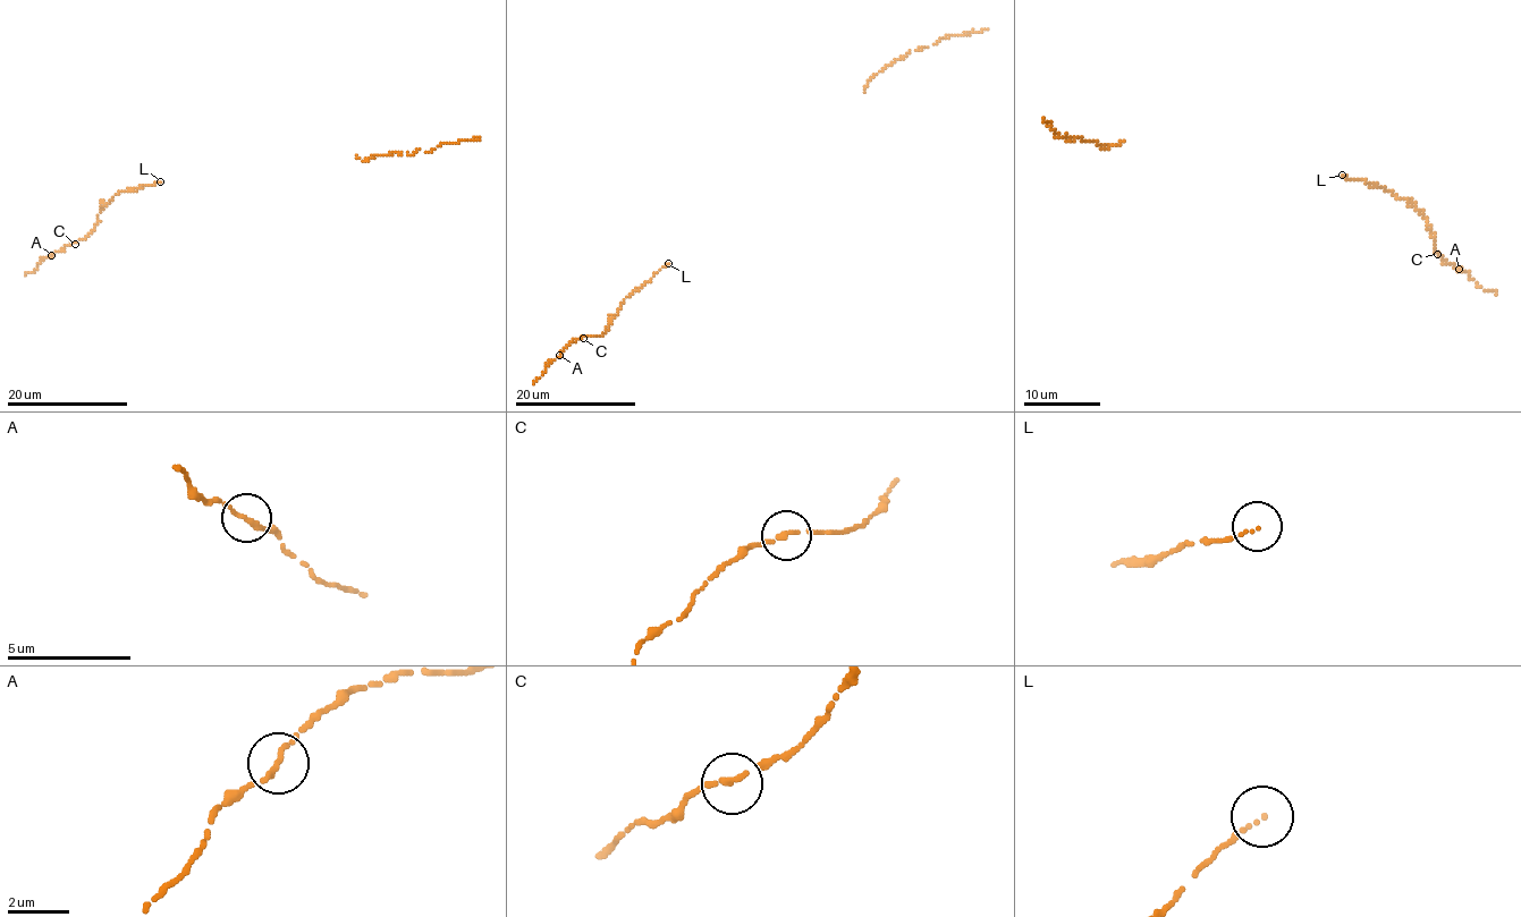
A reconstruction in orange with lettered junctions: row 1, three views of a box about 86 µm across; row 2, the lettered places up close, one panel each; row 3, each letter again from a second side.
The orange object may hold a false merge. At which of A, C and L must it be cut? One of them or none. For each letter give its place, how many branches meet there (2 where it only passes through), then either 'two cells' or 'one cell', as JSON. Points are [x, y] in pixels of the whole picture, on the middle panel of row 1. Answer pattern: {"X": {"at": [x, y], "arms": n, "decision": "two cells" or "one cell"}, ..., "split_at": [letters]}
{"A": {"at": [559, 355], "arms": 2, "decision": "one cell"}, "C": {"at": [583, 338], "arms": 2, "decision": "one cell"}, "L": {"at": [668, 263], "arms": 1, "decision": "one cell"}, "split_at": []}

